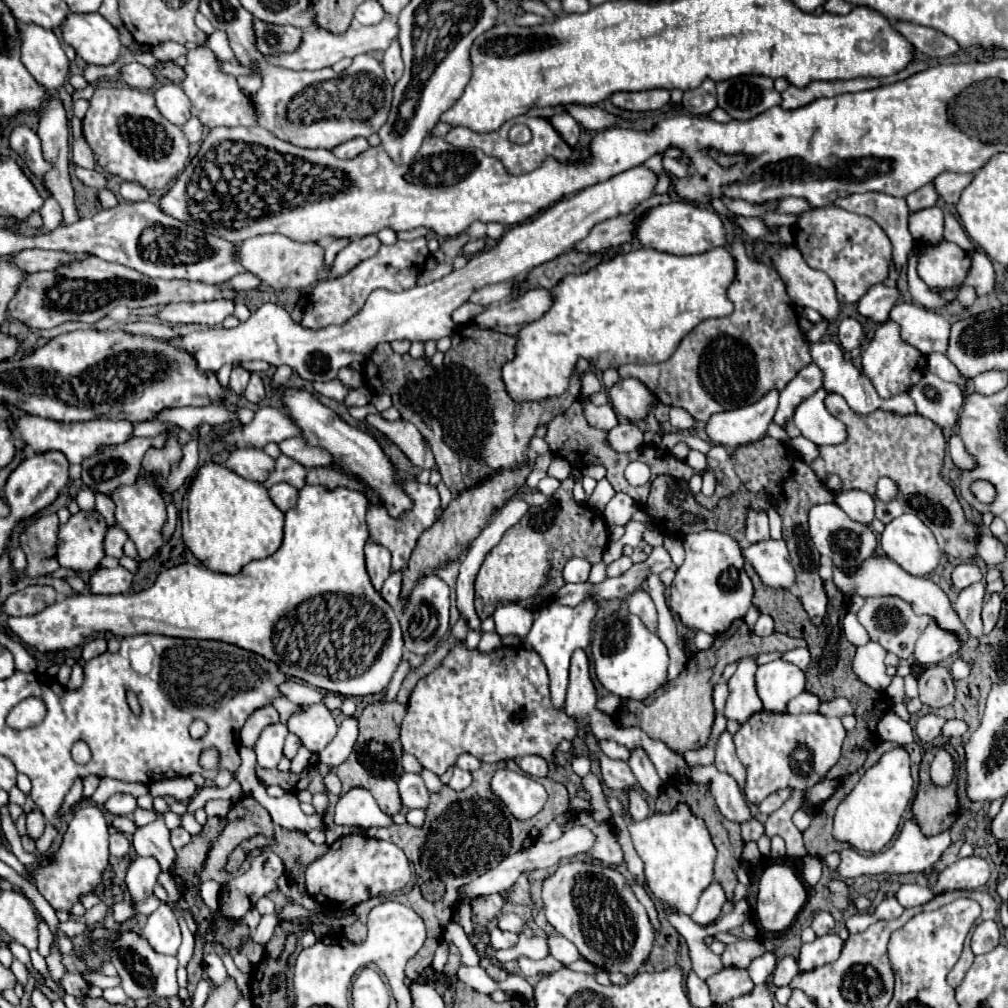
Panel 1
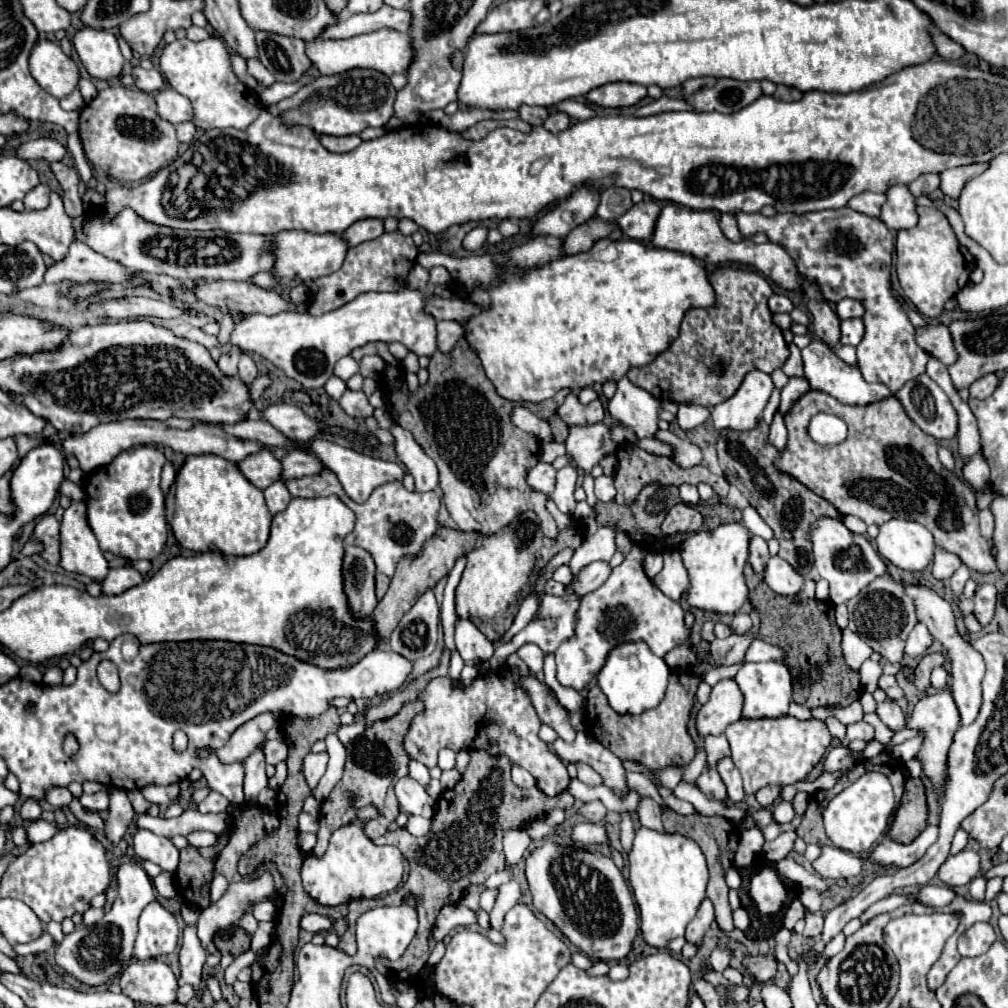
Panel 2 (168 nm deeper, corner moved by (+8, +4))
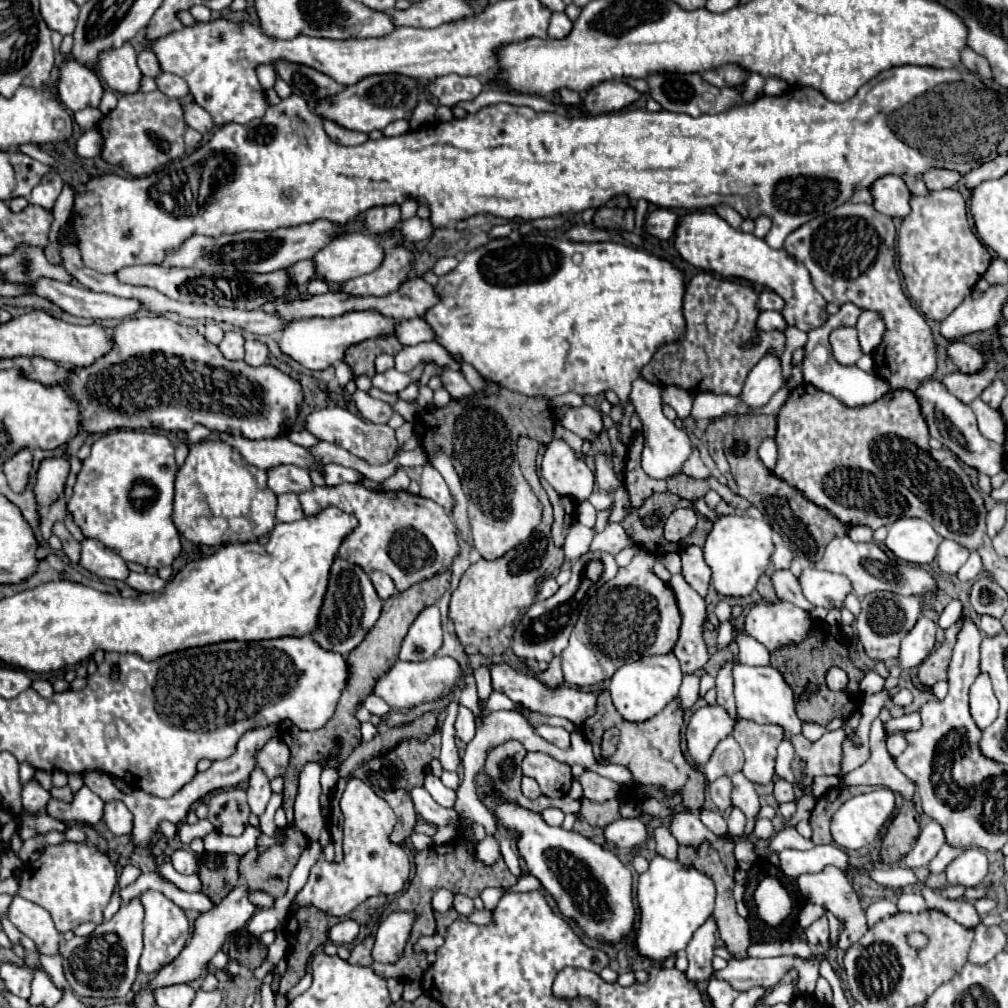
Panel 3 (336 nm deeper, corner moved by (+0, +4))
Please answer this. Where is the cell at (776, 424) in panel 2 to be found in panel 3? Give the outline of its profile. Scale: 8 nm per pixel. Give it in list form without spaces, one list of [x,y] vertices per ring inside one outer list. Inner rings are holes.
[[[767,437],[761,443],[759,457],[761,457],[761,461],[765,463],[767,469],[773,469],[775,467],[775,461],[777,461],[777,443],[775,443],[775,437]]]

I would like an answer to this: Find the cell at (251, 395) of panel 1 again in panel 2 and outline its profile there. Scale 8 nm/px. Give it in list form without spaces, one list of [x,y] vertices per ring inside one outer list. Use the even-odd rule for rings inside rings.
[[[241,353],[241,361],[239,361],[239,377],[241,377],[245,383],[251,383],[251,381],[257,377],[255,361],[253,361],[247,353]]]

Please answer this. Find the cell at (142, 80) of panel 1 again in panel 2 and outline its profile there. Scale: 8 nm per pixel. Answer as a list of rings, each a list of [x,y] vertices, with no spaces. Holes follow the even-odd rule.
[[[133,67],[133,79],[135,79],[135,85],[145,93],[157,93],[165,85],[165,79],[157,69],[147,71],[143,67]]]

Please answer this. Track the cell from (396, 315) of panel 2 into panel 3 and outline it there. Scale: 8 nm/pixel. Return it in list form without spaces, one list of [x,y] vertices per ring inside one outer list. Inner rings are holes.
[[[349,311],[331,319],[323,319],[323,317],[295,319],[283,327],[283,331],[277,335],[275,341],[285,355],[295,359],[303,367],[311,371],[323,371],[335,365],[337,361],[341,361],[345,357],[345,351],[351,345],[357,345],[373,337],[391,337],[391,327],[395,327],[395,323],[401,323],[401,321],[385,317],[379,311]]]

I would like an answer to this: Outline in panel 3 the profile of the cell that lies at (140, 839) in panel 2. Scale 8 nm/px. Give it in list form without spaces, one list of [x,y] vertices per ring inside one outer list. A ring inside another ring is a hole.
[[[177,849],[171,855],[171,863],[179,873],[193,875],[197,873],[197,855],[191,849]]]

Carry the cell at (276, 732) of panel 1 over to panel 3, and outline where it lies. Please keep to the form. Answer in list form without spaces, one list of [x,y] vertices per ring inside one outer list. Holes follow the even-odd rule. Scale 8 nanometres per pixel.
[[[255,767],[251,777],[249,777],[249,785],[247,785],[247,797],[249,797],[249,807],[255,815],[261,815],[271,799],[271,785],[269,785],[269,777],[265,775],[265,771],[261,767]]]

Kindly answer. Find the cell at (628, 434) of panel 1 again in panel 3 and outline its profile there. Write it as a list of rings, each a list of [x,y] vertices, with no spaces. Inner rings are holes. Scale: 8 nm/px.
[[[583,405],[583,407],[571,407],[561,419],[559,423],[577,433],[583,441],[589,441],[589,443],[595,443],[595,439],[599,437],[599,433],[603,431],[603,419],[601,419],[601,413],[589,405]]]

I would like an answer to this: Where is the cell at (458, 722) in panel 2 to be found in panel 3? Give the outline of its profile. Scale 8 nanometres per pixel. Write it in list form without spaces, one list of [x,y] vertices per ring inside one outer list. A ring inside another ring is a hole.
[[[527,753],[523,759],[523,775],[533,777],[543,795],[547,797],[563,797],[571,789],[571,767],[567,763],[561,763],[553,759],[547,753]]]

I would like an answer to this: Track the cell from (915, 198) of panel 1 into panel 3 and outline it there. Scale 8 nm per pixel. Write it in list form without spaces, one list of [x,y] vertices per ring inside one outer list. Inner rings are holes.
[[[931,169],[931,171],[923,173],[923,181],[925,181],[927,189],[931,189],[931,191],[955,187],[955,183],[959,179],[961,179],[961,175],[957,171],[949,171],[949,169]]]

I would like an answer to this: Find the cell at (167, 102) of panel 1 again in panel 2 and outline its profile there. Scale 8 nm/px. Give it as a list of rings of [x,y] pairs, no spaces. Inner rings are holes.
[[[163,89],[155,95],[157,101],[157,113],[161,119],[177,125],[183,121],[193,121],[193,109],[187,97],[179,95],[173,89]]]

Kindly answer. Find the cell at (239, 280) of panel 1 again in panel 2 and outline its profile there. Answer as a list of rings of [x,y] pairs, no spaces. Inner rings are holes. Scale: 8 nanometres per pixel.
[[[263,271],[263,273],[257,273],[253,277],[253,283],[259,285],[259,287],[263,287],[263,289],[273,289],[273,287],[279,285],[279,279],[271,271]]]

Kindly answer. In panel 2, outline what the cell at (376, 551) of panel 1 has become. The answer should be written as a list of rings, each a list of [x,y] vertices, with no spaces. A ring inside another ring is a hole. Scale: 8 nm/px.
[[[345,547],[343,557],[343,591],[349,611],[357,621],[367,619],[375,605],[375,563],[361,547]]]

